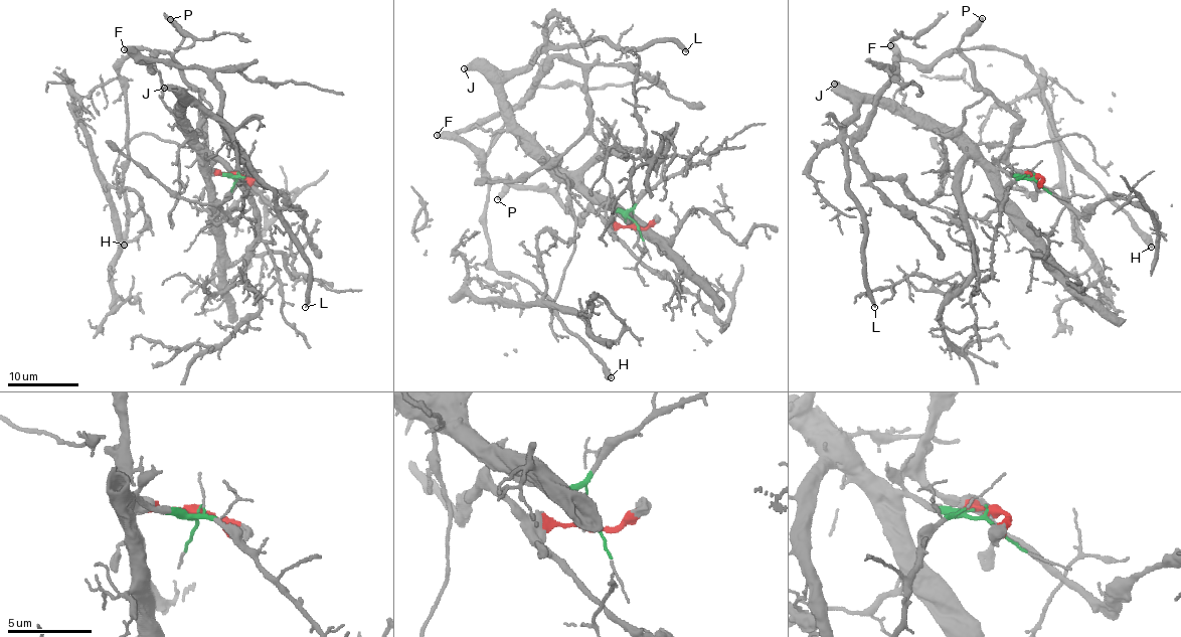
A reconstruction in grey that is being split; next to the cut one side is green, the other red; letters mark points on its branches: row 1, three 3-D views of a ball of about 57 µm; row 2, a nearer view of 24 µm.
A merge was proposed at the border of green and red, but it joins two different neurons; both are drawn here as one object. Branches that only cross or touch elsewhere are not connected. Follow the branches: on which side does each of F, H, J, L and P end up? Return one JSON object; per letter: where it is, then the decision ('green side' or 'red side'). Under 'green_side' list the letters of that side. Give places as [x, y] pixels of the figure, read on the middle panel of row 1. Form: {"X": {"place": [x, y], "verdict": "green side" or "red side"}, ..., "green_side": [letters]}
{"F": {"place": [437, 135], "verdict": "red side"}, "H": {"place": [611, 377], "verdict": "red side"}, "J": {"place": [464, 68], "verdict": "green side"}, "L": {"place": [685, 51], "verdict": "green side"}, "P": {"place": [497, 199], "verdict": "red side"}, "green_side": ["J", "L"]}

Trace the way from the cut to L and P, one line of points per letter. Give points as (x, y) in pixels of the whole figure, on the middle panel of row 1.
L: (636, 222), (553, 163), (511, 117), (503, 84), (540, 53), (603, 38), (626, 48), (680, 42), (686, 51)
P: (636, 222), (579, 219), (508, 176), (497, 198)

